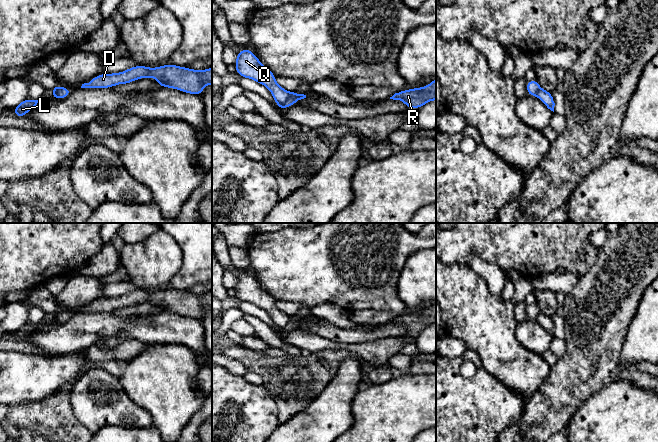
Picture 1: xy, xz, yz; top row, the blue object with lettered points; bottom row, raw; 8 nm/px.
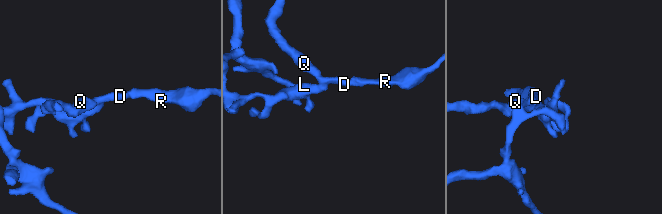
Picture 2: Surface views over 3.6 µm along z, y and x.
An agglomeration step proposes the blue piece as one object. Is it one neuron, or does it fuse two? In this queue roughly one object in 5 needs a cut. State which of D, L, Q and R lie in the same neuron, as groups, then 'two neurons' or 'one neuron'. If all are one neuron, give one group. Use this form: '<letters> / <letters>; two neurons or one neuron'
D Q R / L; two neurons

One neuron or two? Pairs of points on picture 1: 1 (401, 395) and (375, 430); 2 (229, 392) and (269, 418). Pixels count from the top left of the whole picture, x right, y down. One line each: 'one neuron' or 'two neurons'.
1: one neuron
2: one neuron

